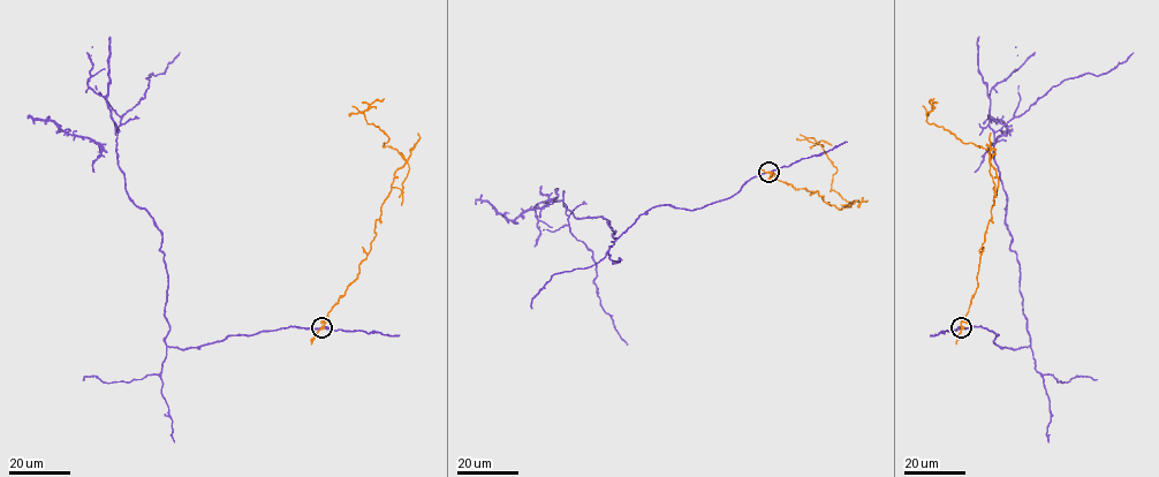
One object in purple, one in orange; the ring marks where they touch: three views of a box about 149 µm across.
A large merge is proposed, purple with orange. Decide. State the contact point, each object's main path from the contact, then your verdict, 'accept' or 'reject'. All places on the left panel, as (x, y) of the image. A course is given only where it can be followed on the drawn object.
place (322, 327); course purple (322, 327), (166, 345), (163, 234), (128, 195), (116, 134), (146, 78), (180, 53); course orange (322, 327), (357, 277), (394, 173), (406, 160), (395, 149), (384, 145), (388, 137), (358, 112), (384, 99); reject

